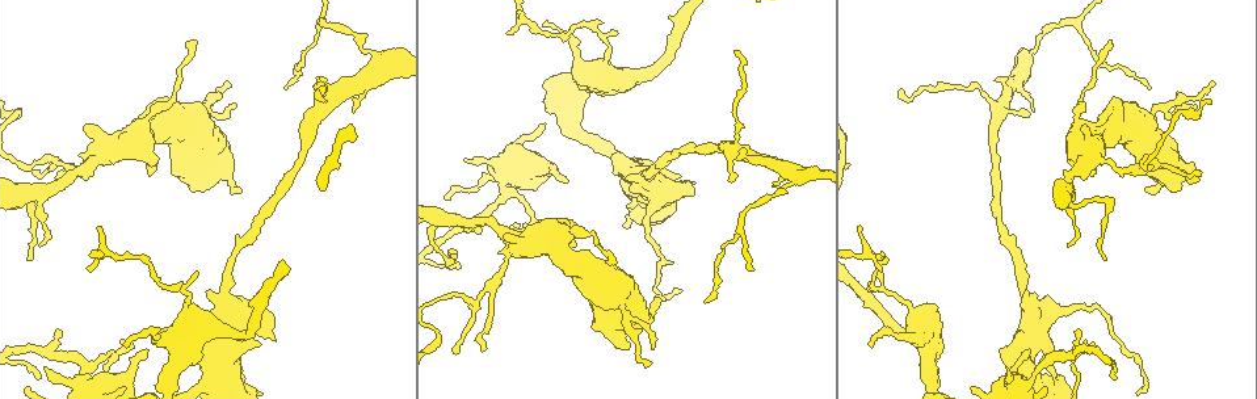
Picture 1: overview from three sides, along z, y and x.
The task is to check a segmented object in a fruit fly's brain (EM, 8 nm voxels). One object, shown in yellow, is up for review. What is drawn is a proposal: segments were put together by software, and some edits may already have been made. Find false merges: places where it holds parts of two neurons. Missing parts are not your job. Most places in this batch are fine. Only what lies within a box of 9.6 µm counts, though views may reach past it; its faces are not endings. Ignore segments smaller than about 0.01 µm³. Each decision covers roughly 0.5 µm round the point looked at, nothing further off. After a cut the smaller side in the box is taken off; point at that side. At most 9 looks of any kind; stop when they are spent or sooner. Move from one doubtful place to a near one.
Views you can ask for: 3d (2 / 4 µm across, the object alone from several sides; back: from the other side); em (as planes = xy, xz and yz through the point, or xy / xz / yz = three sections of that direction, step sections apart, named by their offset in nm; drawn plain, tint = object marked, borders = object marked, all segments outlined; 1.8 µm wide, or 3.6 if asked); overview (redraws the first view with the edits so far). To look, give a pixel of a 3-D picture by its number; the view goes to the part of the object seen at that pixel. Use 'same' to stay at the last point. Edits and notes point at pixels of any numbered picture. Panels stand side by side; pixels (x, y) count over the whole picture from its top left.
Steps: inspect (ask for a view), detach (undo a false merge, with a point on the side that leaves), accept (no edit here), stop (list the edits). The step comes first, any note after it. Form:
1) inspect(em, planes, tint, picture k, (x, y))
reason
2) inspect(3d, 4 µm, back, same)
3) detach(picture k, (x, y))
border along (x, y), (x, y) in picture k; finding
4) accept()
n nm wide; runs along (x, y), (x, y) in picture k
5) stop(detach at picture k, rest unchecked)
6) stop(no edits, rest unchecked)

inspect(em, yz, step 16, tint, picture 1, (621, 310))
thick turns thin

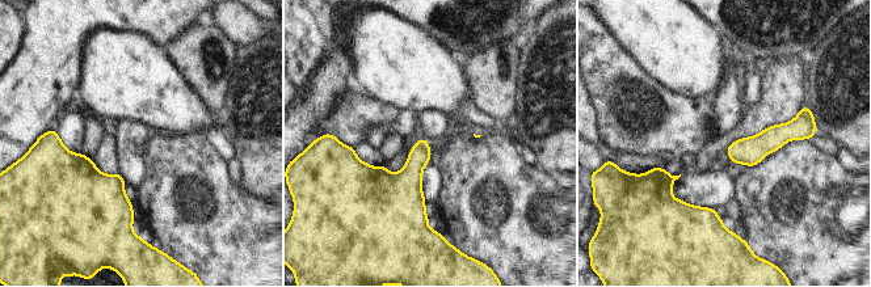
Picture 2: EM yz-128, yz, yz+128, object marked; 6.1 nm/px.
accept()
runs along (798, 122), (750, 151), (729, 151) in picture 2; one neuron here

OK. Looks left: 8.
inspect(em, xy, step 16, tint, picture 1, (69, 168))
abrupt turn

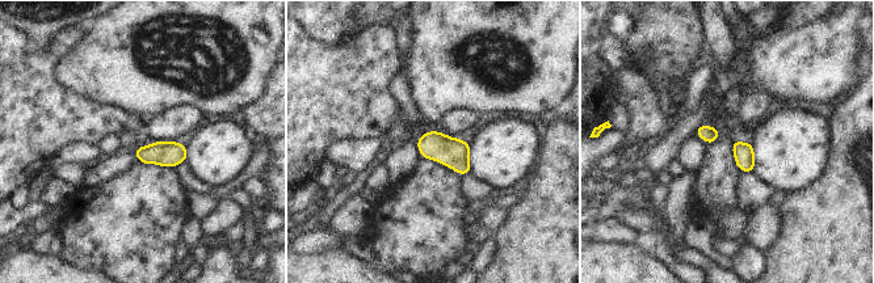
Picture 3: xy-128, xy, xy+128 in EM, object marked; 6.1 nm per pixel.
inspect(em, planes, tint, same)
cut it another way

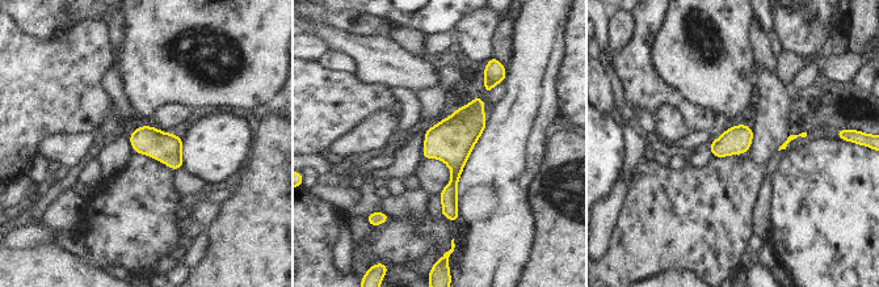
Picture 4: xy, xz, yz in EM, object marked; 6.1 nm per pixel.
accept()
runs along (476, 100), (455, 136), (454, 216) in picture 4; continuous, no second neuron

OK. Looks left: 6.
inspect(3d, 4 µm, picture 1, (501, 183))
thick turns thin

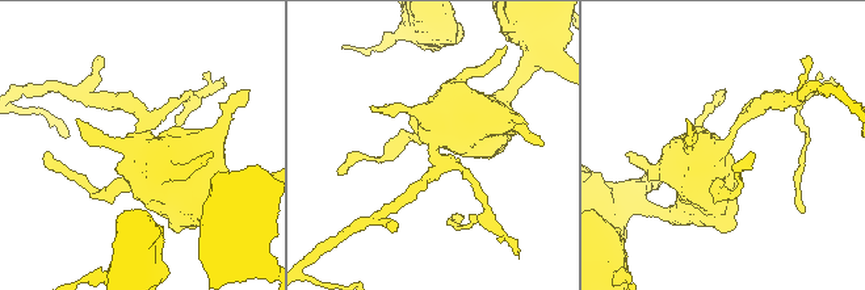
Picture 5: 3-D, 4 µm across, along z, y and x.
inspect(em, 3.6 µm, planes, tint, picture 5, (139, 144))
shape alone is not enough

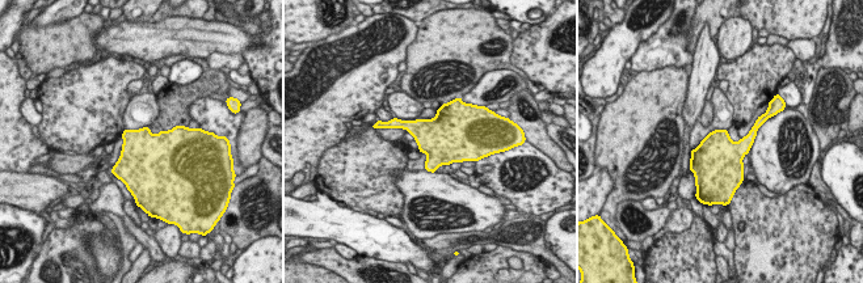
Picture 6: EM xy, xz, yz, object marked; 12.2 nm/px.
accept()
one neuron here

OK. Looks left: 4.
inspect(em, 3.6 µm, yz, step 4, tint, picture 1, (656, 196))
looks like a crossing

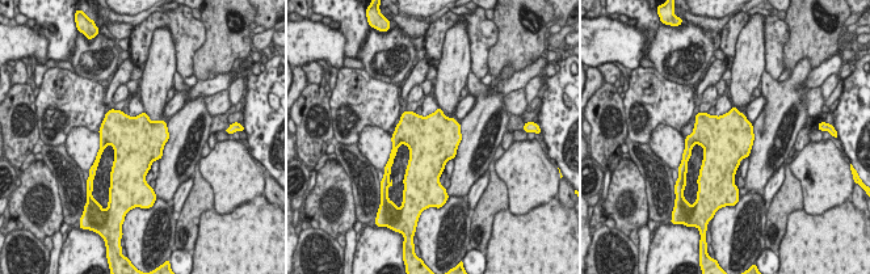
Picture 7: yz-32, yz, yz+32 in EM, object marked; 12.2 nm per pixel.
accept()
continuous, no second neuron

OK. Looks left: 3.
stop(no edits, rest unchecked)

